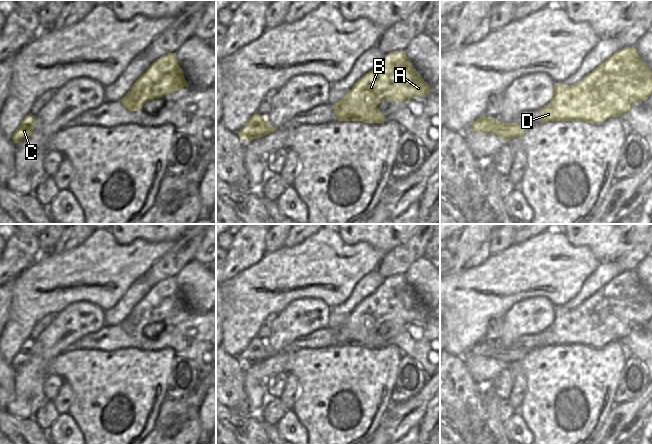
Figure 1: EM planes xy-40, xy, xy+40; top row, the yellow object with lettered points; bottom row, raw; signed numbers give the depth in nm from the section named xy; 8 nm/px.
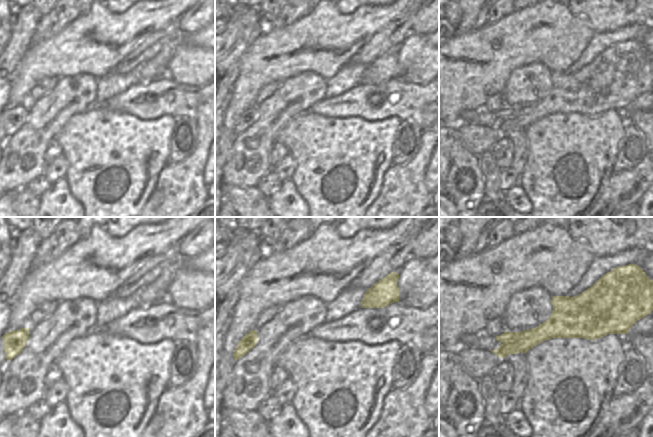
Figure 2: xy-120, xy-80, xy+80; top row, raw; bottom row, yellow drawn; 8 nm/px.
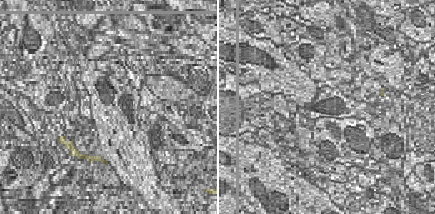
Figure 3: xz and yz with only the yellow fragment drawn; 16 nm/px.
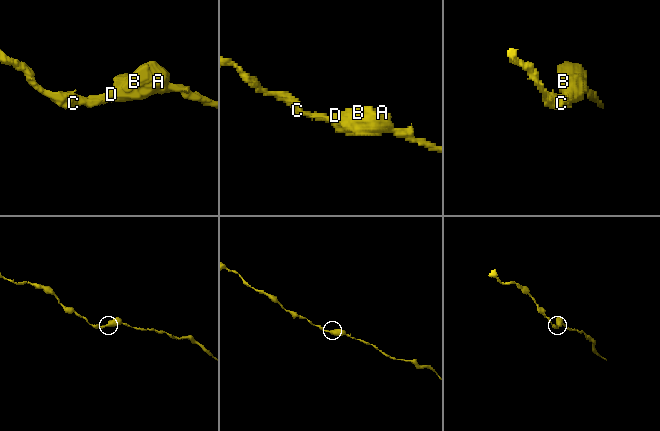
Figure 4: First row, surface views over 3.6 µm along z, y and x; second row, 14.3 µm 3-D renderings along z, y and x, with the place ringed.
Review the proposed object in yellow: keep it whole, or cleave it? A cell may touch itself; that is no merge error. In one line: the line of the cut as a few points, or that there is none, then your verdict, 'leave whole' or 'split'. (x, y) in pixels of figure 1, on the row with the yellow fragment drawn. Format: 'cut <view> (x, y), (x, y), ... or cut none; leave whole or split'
cut none; leave whole

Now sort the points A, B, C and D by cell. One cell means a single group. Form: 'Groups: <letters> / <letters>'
Groups: A B C D

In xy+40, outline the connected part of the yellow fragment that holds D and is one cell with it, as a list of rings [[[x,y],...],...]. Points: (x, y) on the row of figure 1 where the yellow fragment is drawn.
[[[624,47],[608,57],[601,65],[586,75],[575,85],[556,83],[554,98],[540,109],[542,123],[549,121],[585,121],[603,123],[611,117],[619,117],[630,110],[639,101],[645,101],[652,95],[652,69],[640,58],[635,47]]]

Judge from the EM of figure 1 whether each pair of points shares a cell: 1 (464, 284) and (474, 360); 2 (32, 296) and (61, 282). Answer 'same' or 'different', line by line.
1: different
2: same

